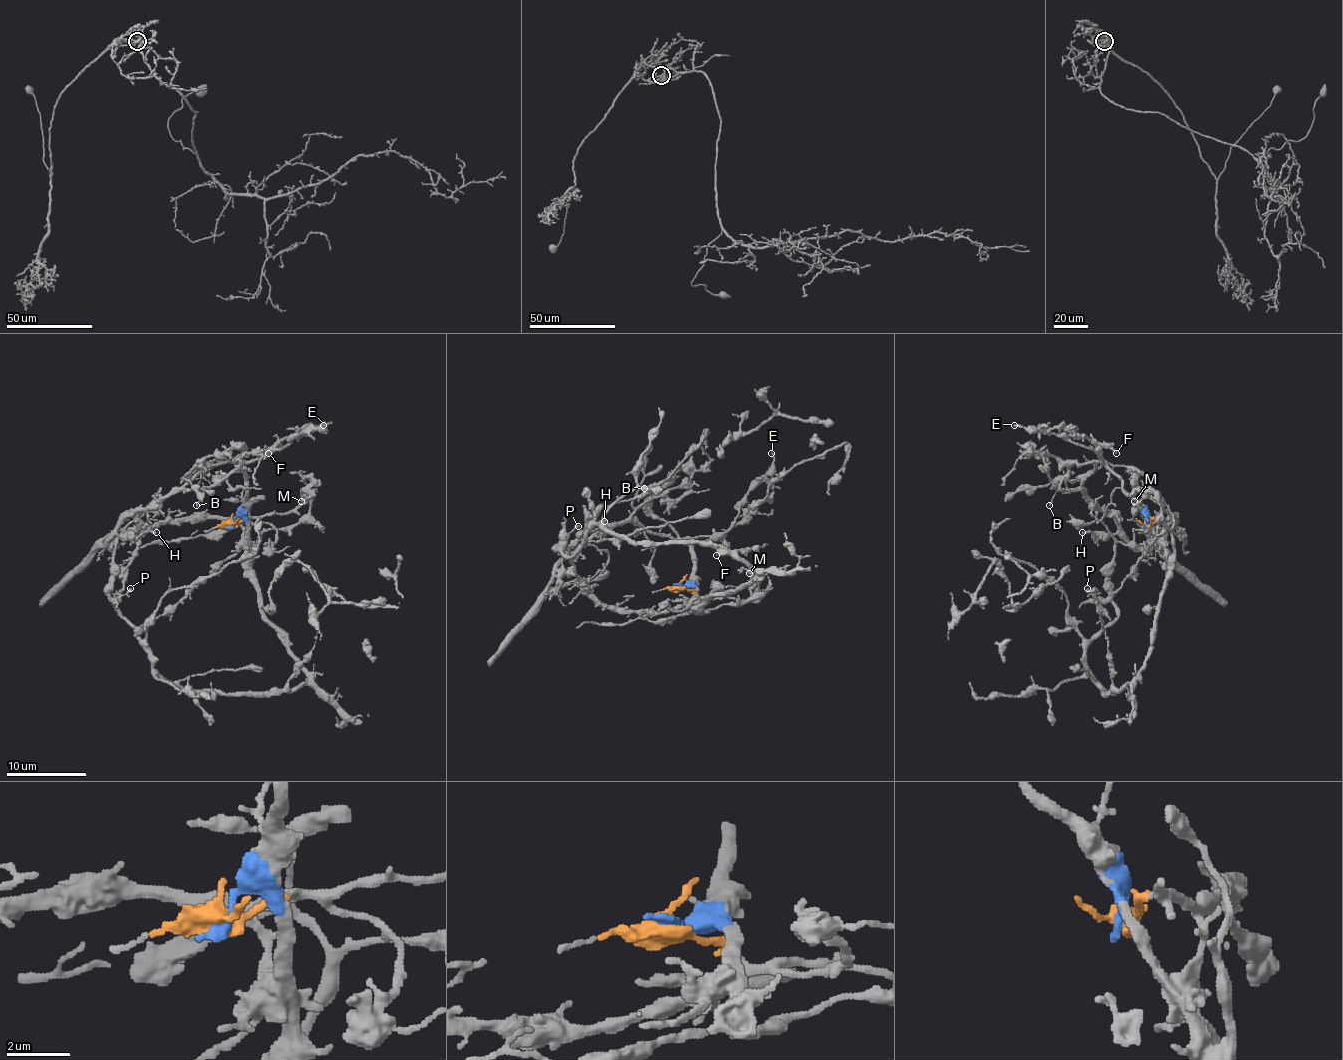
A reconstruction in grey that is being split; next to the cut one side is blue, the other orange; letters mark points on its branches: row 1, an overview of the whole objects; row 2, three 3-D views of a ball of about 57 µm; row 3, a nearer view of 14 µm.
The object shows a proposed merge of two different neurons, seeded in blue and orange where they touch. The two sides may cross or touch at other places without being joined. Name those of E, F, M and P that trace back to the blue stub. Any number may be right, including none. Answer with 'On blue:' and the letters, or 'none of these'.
On blue: E, F

